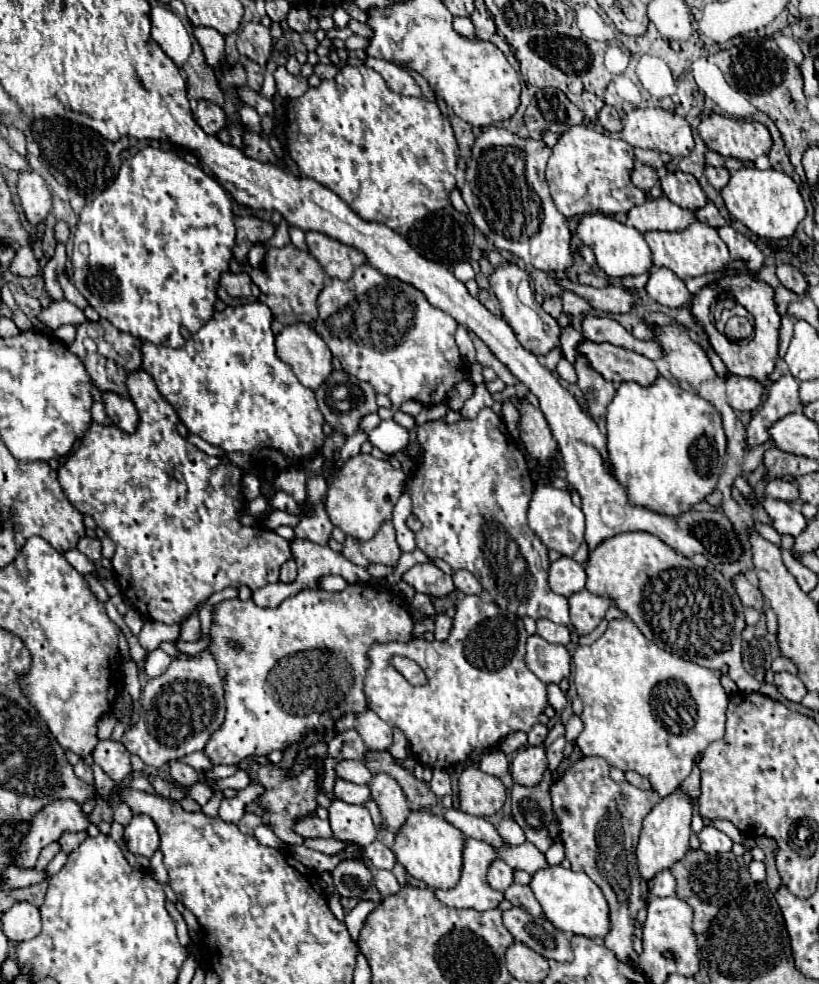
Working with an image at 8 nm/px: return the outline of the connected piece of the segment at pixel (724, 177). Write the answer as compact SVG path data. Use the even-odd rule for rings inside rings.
M706 166L706 178L708 178L708 182L716 188L716 190L722 190L726 184L728 184L728 180L730 180L730 172L726 170L726 168L714 168L714 166Z

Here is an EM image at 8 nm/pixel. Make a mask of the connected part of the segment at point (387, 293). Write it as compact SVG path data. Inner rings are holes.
M362 264L348 282L332 278L318 296L316 332L324 338L334 358L340 360L342 368L348 374L368 382L376 394L386 394L396 406L404 404L406 400L416 400L424 406L440 404L444 402L446 392L468 378L468 370L454 342L456 326L456 320L450 314L428 304L420 290L406 282L380 274L370 264Z

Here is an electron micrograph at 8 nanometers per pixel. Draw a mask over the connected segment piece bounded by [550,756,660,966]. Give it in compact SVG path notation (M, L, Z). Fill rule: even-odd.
M584 756L560 780L552 782L550 796L566 858L574 870L588 874L598 884L608 902L610 932L604 944L620 962L636 966L638 954L632 948L632 932L636 912L646 906L646 882L638 876L634 838L640 836L642 820L660 802L660 796L654 790L640 790L630 782L614 782L608 770L610 766L604 758Z

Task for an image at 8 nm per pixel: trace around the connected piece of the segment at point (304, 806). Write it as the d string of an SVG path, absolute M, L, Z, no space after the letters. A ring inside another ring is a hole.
M252 764L250 766L250 772L252 772L252 778L254 782L260 782L266 792L260 796L260 804L262 808L268 810L266 816L254 816L254 814L244 814L242 820L236 824L238 830L242 830L244 834L252 836L254 830L260 826L260 824L268 824L270 828L276 830L276 834L280 836L280 840L284 844L302 844L304 838L298 836L296 832L292 832L292 826L294 826L294 820L298 820L300 816L308 814L308 812L314 812L318 807L317 796L321 792L321 788L318 784L318 775L323 773L323 766L308 766L300 776L296 778L290 778L288 776L289 769L274 768L272 764L270 766L258 766L258 764ZM280 826L280 828L278 828Z

